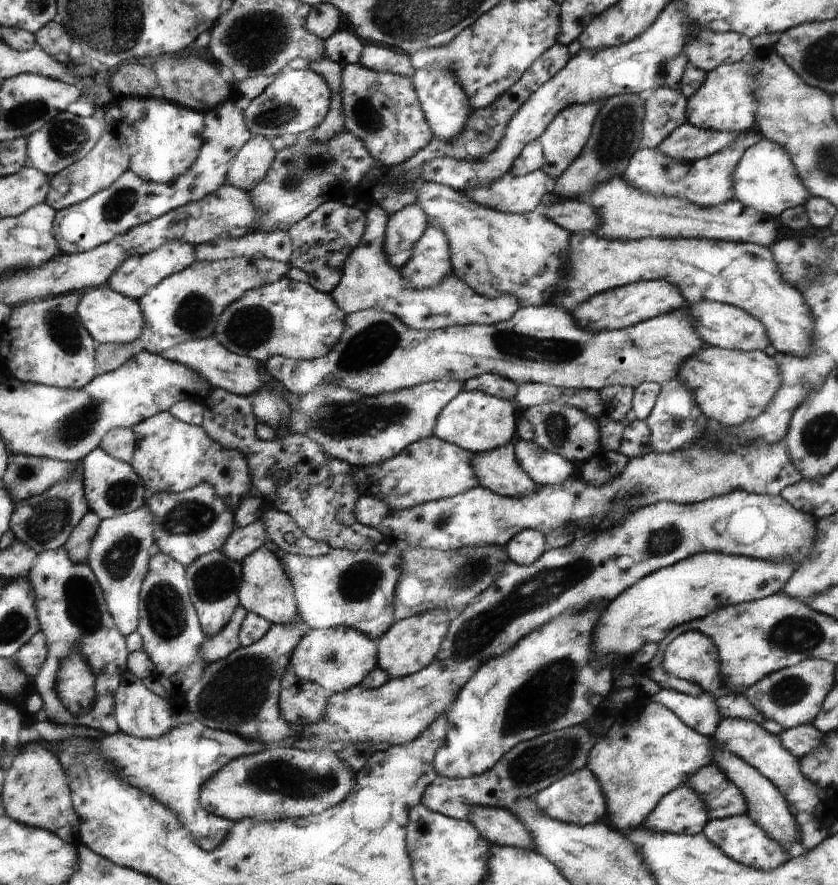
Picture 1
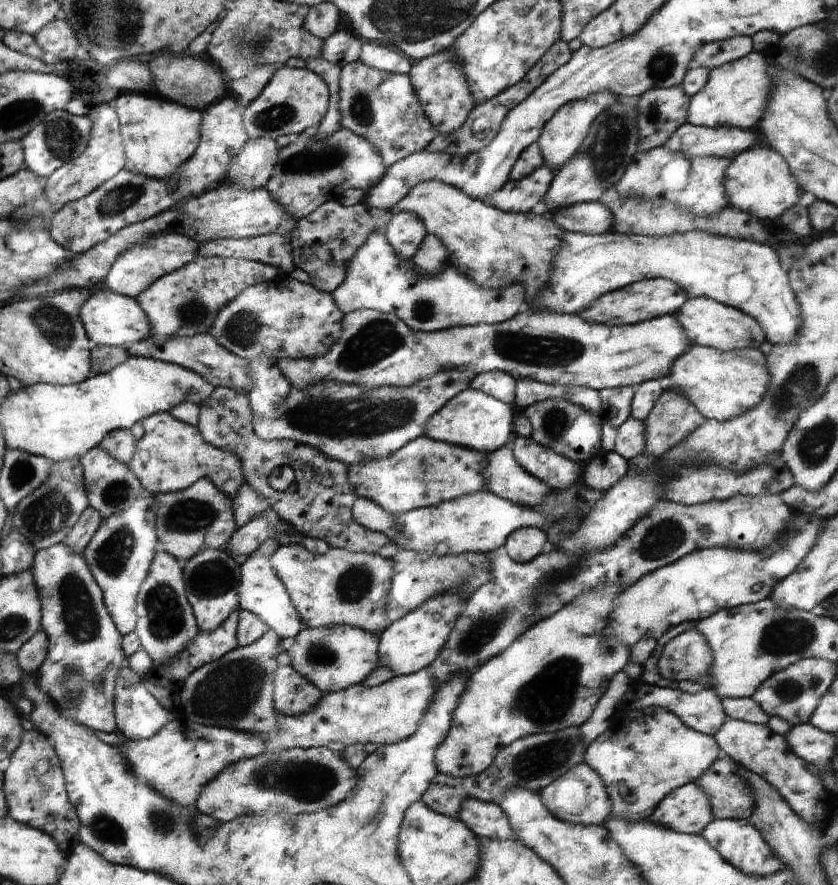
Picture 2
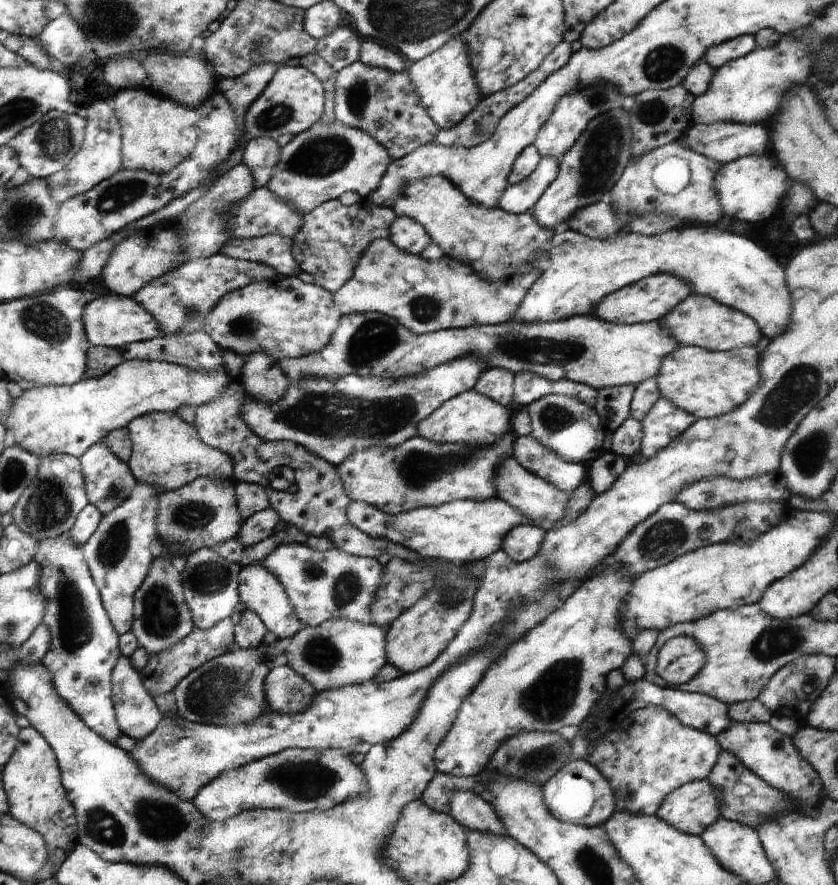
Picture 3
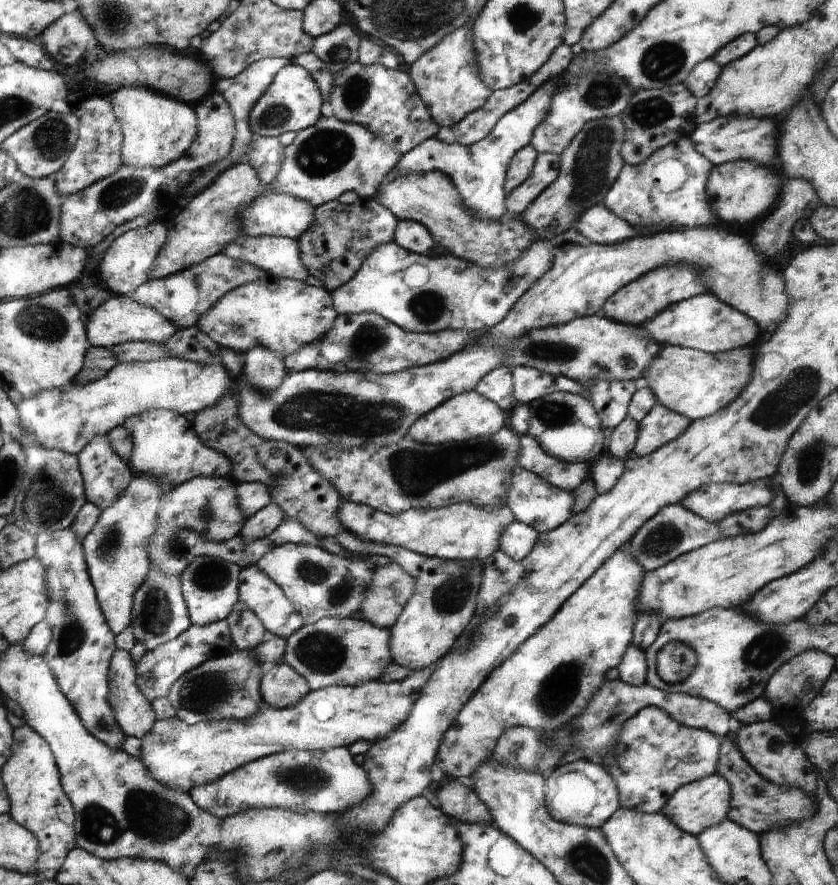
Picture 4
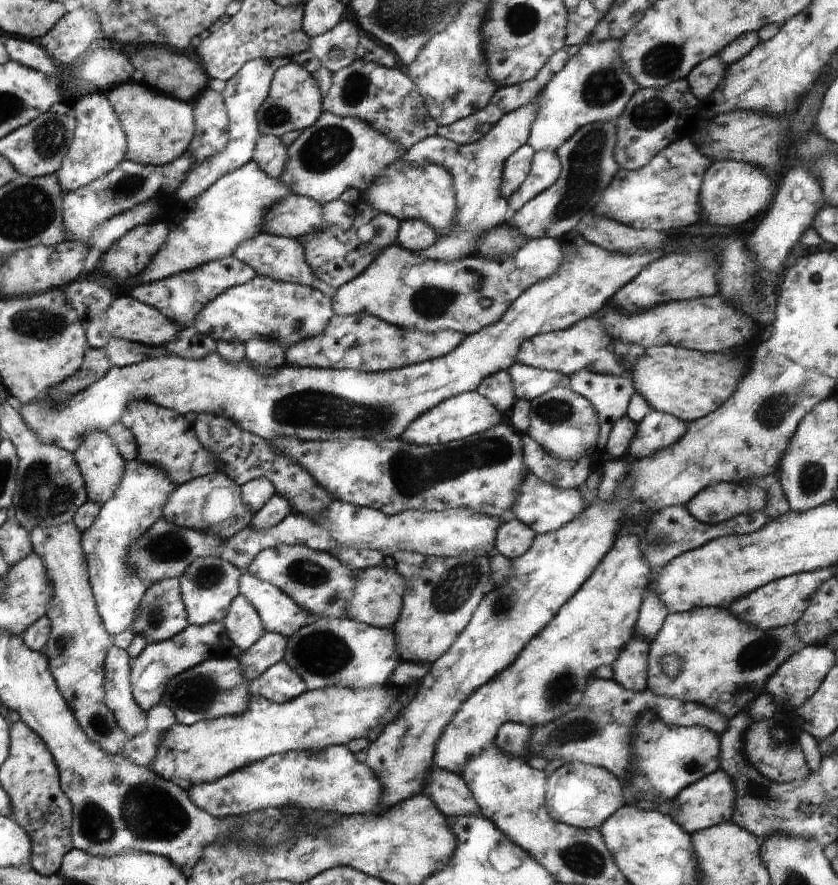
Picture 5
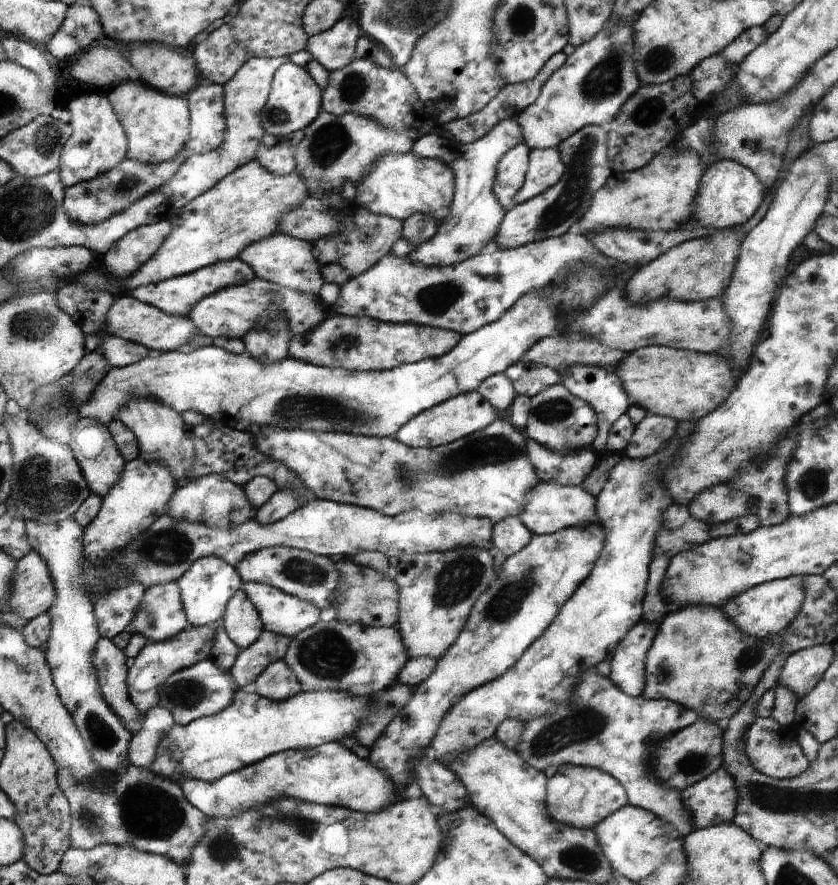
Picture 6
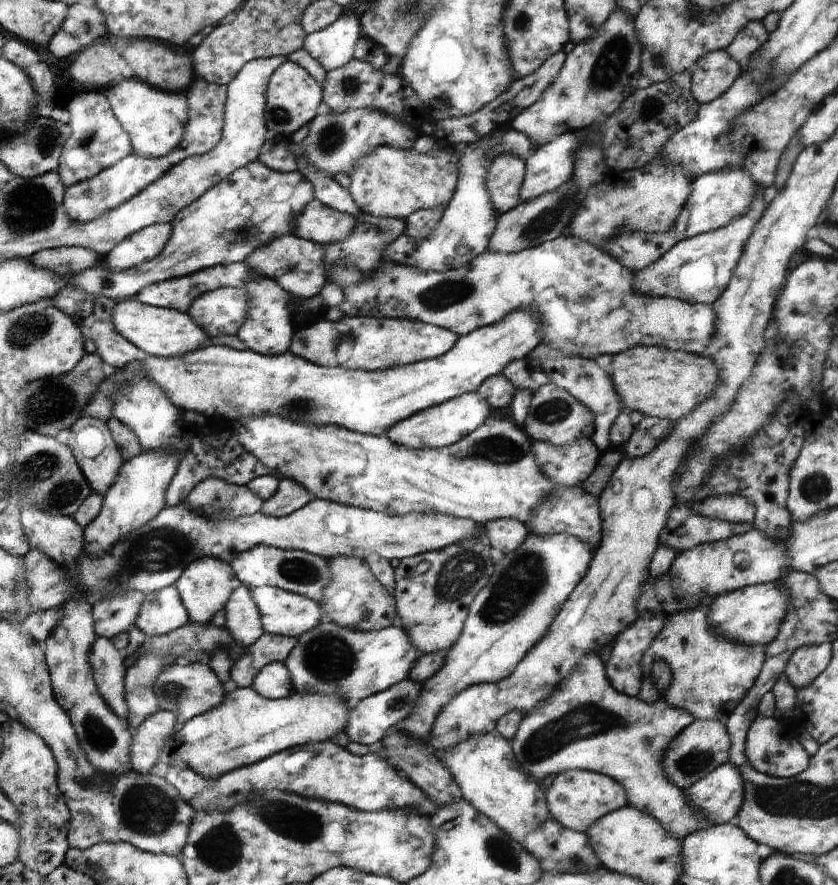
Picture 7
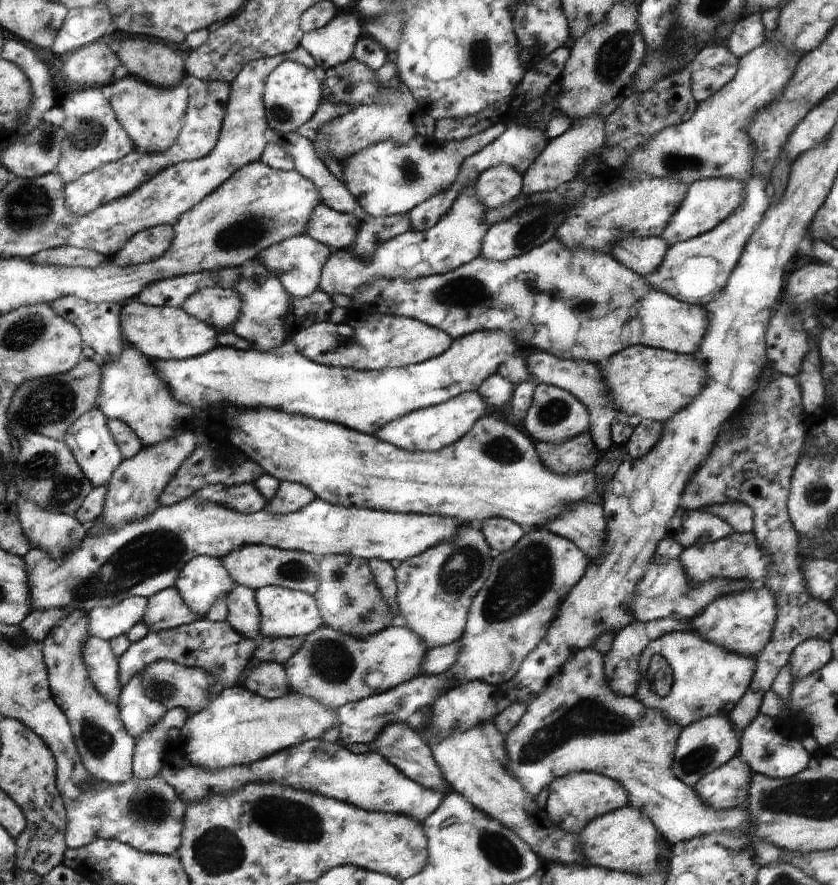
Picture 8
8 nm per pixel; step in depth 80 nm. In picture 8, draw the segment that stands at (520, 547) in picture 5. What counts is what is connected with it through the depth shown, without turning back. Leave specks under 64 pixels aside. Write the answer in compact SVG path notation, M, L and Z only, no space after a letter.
M490 517L483 520L479 527L486 540L498 552L508 551L509 548L516 546L522 536L525 535L517 521L504 517Z

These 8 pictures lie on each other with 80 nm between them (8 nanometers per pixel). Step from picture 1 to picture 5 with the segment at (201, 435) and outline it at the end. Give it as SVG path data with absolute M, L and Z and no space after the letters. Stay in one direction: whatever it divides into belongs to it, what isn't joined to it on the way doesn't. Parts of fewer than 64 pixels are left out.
M143 401L132 404L127 410L122 414L121 424L132 430L134 437L137 438L137 460L162 469L174 485L189 483L190 480L220 471L222 464L209 450L202 448L201 442L197 440L197 434L184 415Z

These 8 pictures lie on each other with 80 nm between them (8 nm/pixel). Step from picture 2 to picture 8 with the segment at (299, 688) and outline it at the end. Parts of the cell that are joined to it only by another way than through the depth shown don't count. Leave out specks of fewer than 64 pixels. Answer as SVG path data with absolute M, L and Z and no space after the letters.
M275 662L258 663L250 668L243 684L250 692L275 699L290 692L289 675L285 667Z

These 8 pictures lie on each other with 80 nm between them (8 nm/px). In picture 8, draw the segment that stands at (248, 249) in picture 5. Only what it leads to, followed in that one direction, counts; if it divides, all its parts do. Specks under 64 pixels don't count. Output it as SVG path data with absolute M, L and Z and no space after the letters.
M302 233L262 251L260 255L256 256L256 260L280 278L281 283L285 285L292 298L306 298L313 292L320 290L321 272L324 270L332 251L329 245L322 244L311 236Z

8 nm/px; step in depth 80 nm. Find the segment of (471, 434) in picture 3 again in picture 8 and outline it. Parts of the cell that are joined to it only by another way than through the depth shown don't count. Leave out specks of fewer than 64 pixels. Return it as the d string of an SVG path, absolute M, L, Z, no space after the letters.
M478 391L463 392L439 405L429 406L394 419L379 428L373 435L407 451L440 451L464 438L478 419L485 415L486 400Z

